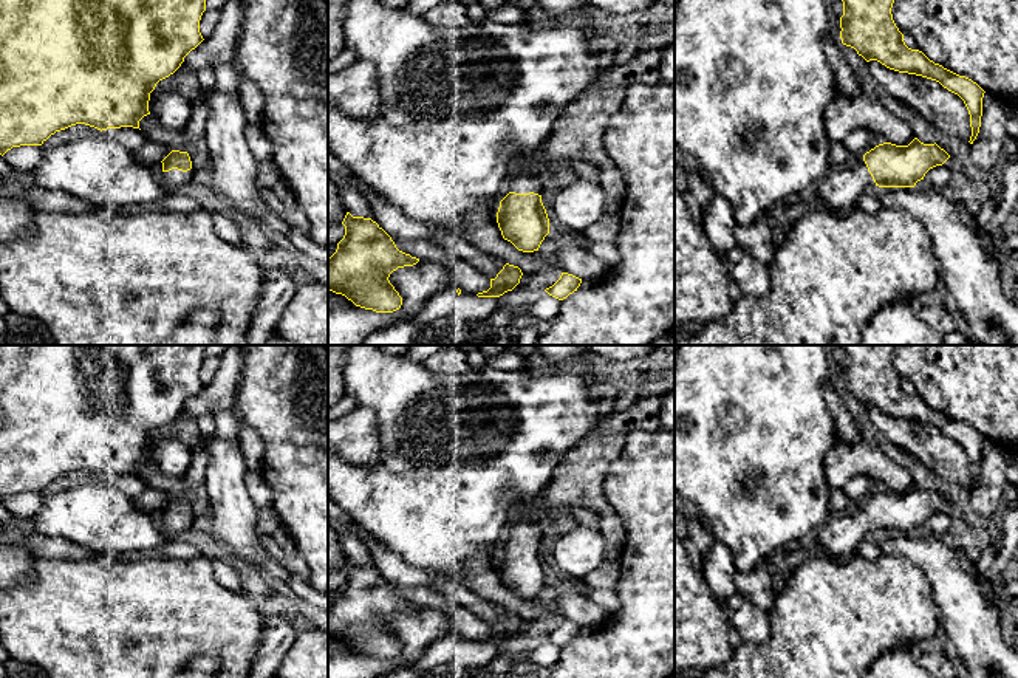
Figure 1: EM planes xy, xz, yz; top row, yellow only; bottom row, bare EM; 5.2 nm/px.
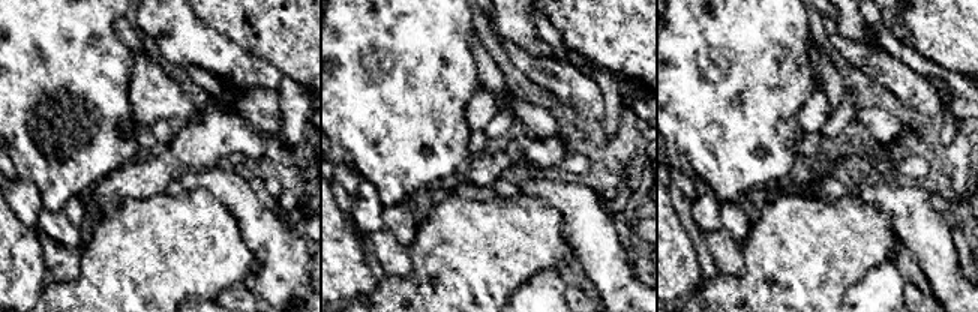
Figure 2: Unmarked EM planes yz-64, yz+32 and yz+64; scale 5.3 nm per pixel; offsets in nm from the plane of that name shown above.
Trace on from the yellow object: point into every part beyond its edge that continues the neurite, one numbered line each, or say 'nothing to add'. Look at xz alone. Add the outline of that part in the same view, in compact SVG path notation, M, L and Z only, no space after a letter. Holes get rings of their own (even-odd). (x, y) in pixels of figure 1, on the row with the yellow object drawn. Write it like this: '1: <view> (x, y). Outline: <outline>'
1: xz (528, 178). Outline: M535 153L523 155L518 158L517 175L512 183L511 192L515 193L543 193L543 166Z

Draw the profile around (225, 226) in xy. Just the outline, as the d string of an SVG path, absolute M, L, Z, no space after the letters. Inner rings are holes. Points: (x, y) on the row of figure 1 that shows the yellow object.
M214 214L214 231L221 238L232 245L241 245L241 232L231 214Z

